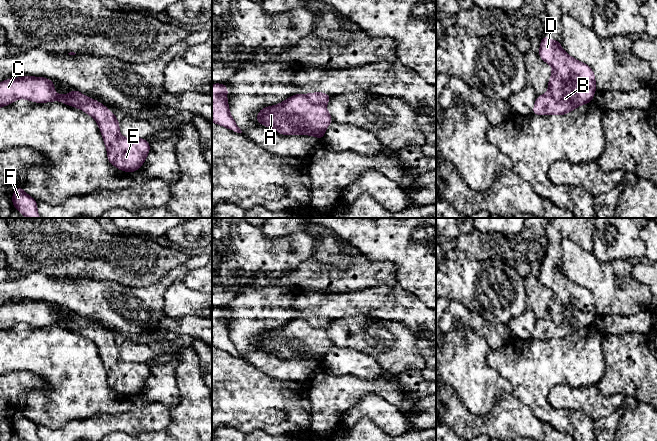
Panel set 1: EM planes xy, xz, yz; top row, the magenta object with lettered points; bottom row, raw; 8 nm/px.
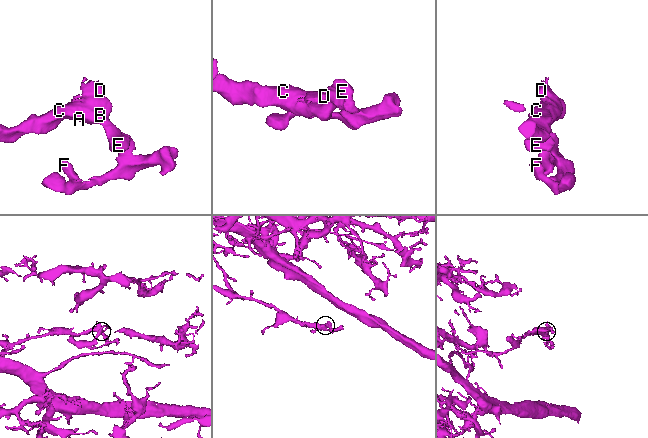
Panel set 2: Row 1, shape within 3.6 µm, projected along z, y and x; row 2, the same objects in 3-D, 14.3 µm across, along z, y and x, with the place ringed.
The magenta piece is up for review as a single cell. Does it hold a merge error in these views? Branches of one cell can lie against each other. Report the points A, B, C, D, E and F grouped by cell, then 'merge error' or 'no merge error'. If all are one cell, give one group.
groups A B C D E F; no merge error

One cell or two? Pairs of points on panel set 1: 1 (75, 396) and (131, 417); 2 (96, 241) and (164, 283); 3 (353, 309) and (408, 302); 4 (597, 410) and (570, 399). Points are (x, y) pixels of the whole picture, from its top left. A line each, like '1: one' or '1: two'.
1: two
2: two
3: one
4: one

